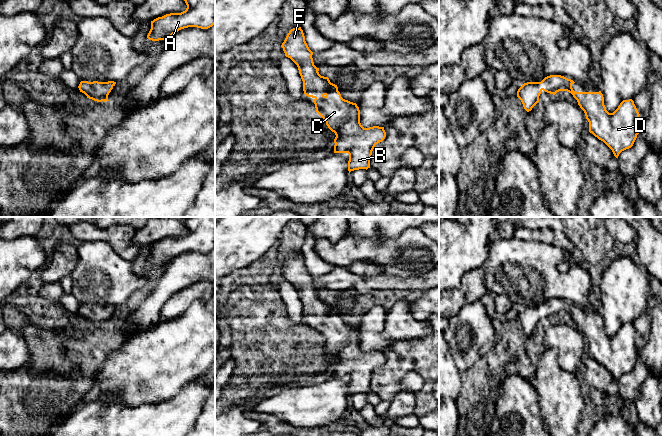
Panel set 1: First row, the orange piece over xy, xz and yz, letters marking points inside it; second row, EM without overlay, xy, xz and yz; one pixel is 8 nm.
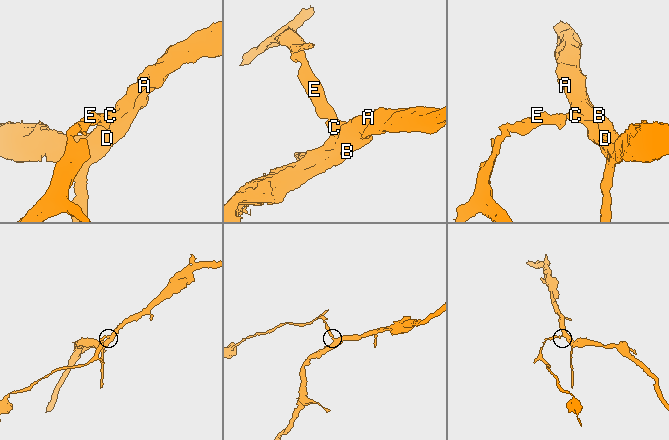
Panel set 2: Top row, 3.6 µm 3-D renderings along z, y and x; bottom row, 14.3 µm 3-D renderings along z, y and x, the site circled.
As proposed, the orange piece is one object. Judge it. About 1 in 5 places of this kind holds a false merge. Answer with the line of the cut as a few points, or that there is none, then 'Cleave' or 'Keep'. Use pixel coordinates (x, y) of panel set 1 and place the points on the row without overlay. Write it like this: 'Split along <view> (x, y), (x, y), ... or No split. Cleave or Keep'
No split. Keep

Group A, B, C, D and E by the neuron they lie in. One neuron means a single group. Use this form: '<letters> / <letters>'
A B C D E

